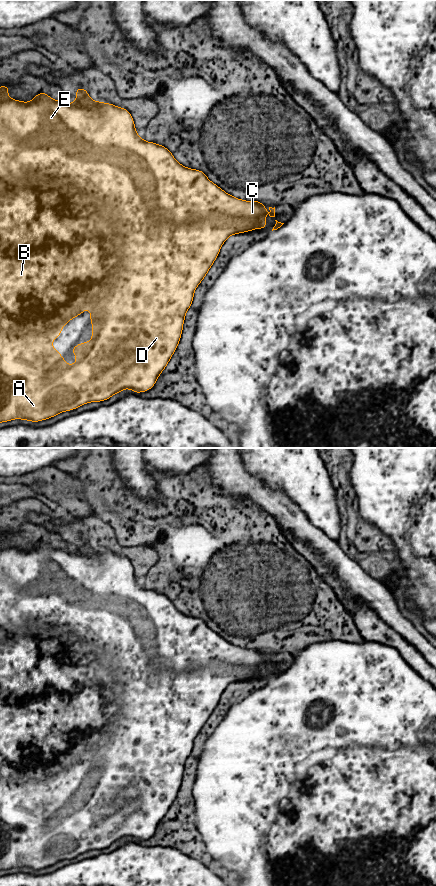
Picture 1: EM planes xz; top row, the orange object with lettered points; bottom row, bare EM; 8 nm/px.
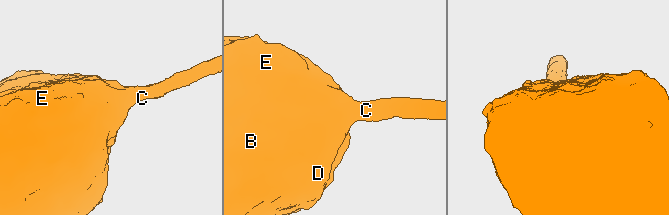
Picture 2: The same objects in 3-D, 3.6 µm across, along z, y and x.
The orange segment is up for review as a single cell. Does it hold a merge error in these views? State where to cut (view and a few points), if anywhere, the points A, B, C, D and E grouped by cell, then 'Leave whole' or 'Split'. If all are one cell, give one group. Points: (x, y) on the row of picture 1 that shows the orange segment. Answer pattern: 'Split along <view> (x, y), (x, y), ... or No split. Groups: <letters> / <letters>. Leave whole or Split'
No split. Groups: A B C D E. Leave whole

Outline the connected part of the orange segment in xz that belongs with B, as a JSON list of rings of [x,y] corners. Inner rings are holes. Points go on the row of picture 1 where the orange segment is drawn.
[[[6,85],[0,86],[0,423],[14,419],[39,422],[52,418],[62,412],[72,411],[79,406],[90,402],[102,402],[108,400],[113,395],[124,389],[131,389],[137,394],[152,389],[159,375],[163,372],[178,347],[183,331],[186,312],[192,305],[194,292],[212,267],[226,239],[234,234],[254,231],[257,227],[260,230],[265,229],[267,223],[264,219],[268,216],[275,217],[275,207],[269,207],[270,214],[267,215],[265,212],[267,206],[260,203],[258,200],[246,201],[226,193],[210,181],[203,171],[187,168],[177,162],[173,153],[171,153],[165,146],[154,142],[147,142],[143,138],[140,138],[135,129],[133,117],[127,109],[115,106],[111,103],[92,100],[88,95],[88,91],[82,87],[77,88],[75,95],[77,100],[74,103],[54,100],[45,92],[35,95],[29,102],[23,102],[9,98],[9,89],[10,87]],[[87,308],[90,309],[92,338],[89,342],[79,343],[72,348],[72,353],[75,355],[77,361],[73,365],[68,365],[66,360],[51,345],[51,343],[62,333],[62,328],[67,322],[73,318],[77,318],[78,315],[82,314]]]

